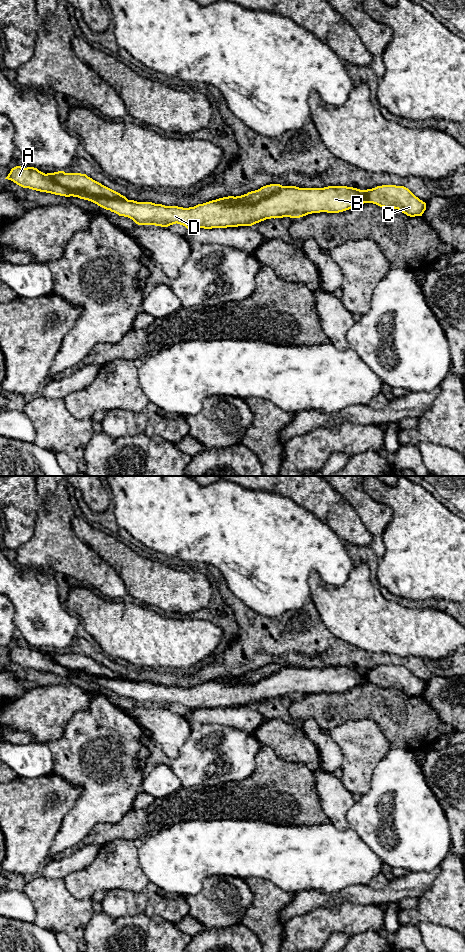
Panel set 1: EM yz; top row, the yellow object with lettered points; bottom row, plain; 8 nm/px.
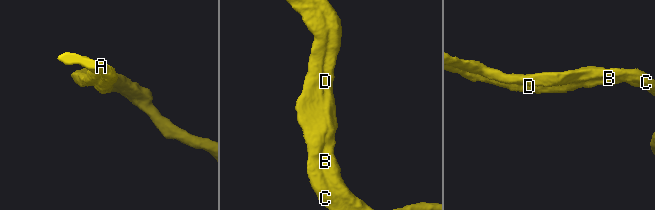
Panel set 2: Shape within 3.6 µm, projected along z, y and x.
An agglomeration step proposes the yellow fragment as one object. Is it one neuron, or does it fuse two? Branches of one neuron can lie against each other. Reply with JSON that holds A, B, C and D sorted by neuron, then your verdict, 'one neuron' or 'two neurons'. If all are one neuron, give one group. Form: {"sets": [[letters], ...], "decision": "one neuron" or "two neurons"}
{"sets": [["A", "B", "C", "D"]], "decision": "one neuron"}

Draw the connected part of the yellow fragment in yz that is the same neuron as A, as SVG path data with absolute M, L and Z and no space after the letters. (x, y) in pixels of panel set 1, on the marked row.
M16 166L11 169L5 178L23 188L51 193L65 197L78 197L91 201L98 206L132 219L138 225L155 225L168 227L173 224L185 226L188 230L200 228L227 228L238 226L252 226L271 218L300 218L312 213L339 213L364 203L373 203L384 208L398 209L410 217L422 216L426 210L426 203L416 197L408 188L396 185L382 185L372 189L360 190L347 186L328 186L324 188L299 188L296 186L282 186L270 184L258 190L241 196L228 196L212 200L194 207L183 208L165 206L152 202L137 202L128 200L120 193L102 185L101 183L81 173L43 173L34 167L23 168Z

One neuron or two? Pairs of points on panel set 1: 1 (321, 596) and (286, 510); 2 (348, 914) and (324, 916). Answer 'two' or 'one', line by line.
1: two
2: one

